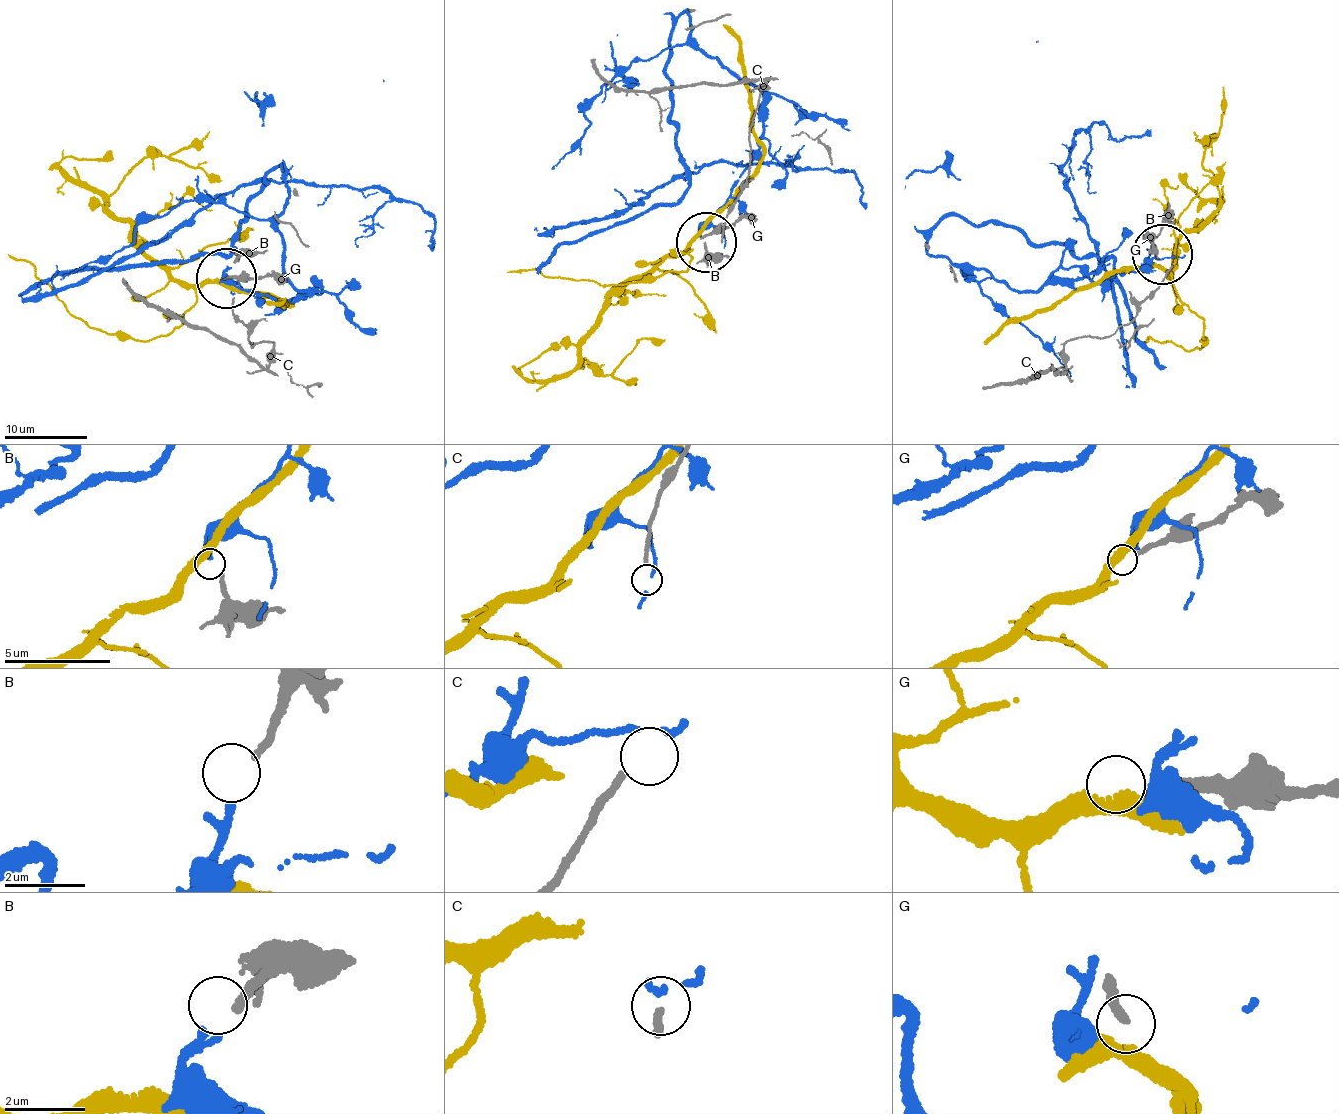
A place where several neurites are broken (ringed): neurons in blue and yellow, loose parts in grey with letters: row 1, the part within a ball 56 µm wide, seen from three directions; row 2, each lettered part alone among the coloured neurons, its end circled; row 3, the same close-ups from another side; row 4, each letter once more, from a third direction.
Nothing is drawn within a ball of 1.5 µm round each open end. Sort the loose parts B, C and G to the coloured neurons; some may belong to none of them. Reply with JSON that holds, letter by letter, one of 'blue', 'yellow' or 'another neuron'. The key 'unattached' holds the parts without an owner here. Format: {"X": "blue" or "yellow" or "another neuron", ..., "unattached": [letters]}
{"B": "blue", "C": "another neuron", "G": "another neuron", "unattached": ["C", "G"]}

